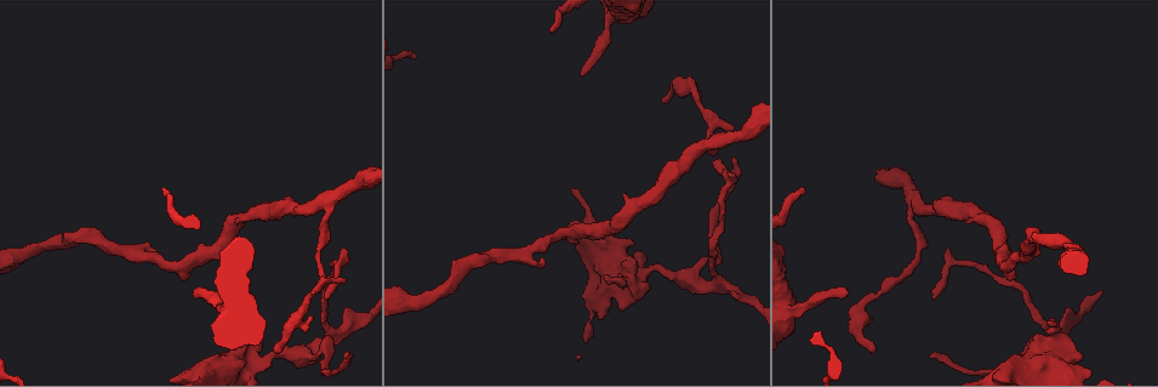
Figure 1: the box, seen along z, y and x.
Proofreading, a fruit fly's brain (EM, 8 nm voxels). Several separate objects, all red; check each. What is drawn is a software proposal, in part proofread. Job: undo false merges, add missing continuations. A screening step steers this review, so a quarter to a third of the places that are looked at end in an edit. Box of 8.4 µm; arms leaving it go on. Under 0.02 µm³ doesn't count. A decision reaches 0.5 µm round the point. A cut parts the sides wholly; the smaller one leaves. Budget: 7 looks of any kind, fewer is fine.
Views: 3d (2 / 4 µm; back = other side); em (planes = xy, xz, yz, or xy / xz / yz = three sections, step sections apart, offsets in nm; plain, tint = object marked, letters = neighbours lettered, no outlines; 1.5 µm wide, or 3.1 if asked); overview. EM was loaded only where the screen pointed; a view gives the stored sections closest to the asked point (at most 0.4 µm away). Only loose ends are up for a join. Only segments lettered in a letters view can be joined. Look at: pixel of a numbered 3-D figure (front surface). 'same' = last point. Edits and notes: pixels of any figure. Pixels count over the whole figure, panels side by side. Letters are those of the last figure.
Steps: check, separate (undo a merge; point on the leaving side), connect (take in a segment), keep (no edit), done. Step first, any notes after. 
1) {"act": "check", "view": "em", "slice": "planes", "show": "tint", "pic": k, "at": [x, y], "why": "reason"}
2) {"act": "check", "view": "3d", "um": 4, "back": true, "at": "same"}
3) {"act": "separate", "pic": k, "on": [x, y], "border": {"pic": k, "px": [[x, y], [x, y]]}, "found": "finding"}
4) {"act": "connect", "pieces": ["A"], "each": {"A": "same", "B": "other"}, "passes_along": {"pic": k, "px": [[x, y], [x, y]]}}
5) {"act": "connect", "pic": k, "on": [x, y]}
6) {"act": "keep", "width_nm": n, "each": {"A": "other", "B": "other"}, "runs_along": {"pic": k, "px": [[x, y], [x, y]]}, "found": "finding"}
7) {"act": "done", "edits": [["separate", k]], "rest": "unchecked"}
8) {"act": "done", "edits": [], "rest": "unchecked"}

{"act": "check", "view": "em", "slice": "planes", "show": "letters", "pic": 1, "at": [902, 281], "why": "free end"}

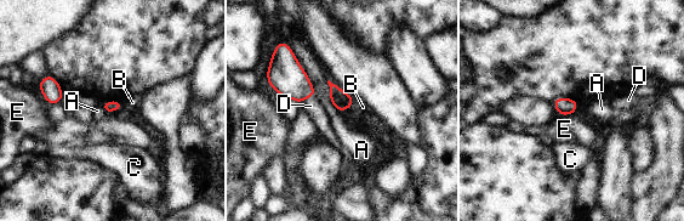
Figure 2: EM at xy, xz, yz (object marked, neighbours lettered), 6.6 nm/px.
{"act": "keep", "each": {"A": "other", "B": "other", "C": "other", "D": "other", "E": "other"}, "border": {"pic": 2, "px": [[289, 45], [317, 96]]}, "found": "no lettered segment goes on from it"}

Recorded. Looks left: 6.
{"act": "check", "view": "3d", "um": 4, "pic": 1, "at": [792, 308], "why": "thick turns thin"}

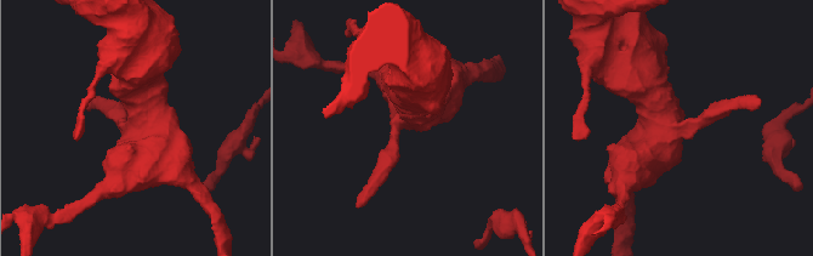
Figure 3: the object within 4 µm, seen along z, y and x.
{"act": "check", "view": "em", "um": 3.1, "slice": "planes", "show": "plain", "pic": 3, "at": [125, 123], "why": "now the EM"}

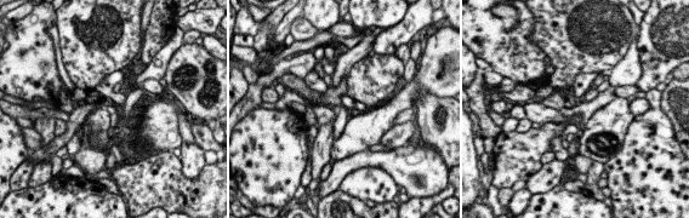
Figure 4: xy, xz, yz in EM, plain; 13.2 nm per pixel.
{"act": "check", "view": "em", "um": 3.1, "slice": "planes", "show": "letters", "at": "same", "why": "what lies round it"}

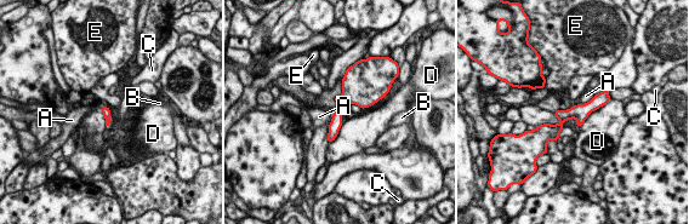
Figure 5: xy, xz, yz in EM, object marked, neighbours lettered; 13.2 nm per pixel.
{"act": "keep", "each": {"A": "other", "B": "other", "C": "other", "D": "other", "E": "other"}, "border": {"pic": 5, "px": [[594, 95], [587, 102], [580, 104]]}, "found": "all the same neuron"}

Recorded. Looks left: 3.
{"act": "check", "view": "em", "slice": "xy", "step": 4, "show": "letters", "pic": 1, "at": [636, 268], "why": "free end"}

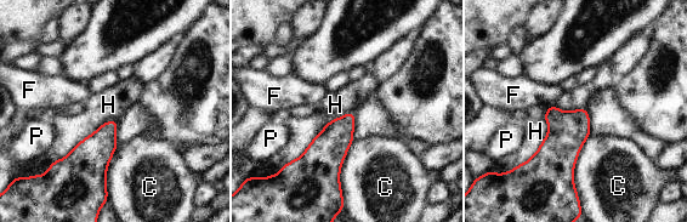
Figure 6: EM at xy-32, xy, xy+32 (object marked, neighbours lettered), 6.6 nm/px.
{"act": "check", "view": "em", "slice": "planes", "show": "letters", "at": "same"}

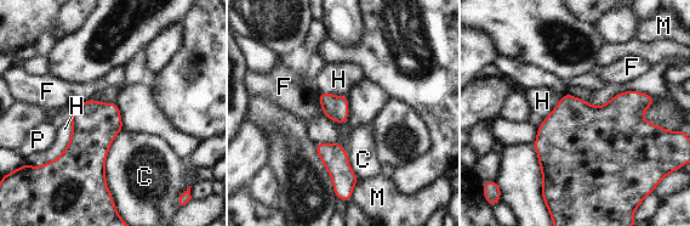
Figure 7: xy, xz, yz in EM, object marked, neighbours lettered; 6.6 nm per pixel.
{"act": "keep", "each": {"C": "other", "F": "other", "H": "other", "M": "other", "P": "other"}, "border": {"pic": 7, "px": [[121, 129], [106, 158], [110, 195]]}, "found": "no lettered segment goes on from it"}

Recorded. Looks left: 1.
{"act": "done", "edits": [], "rest": "unchecked"}

